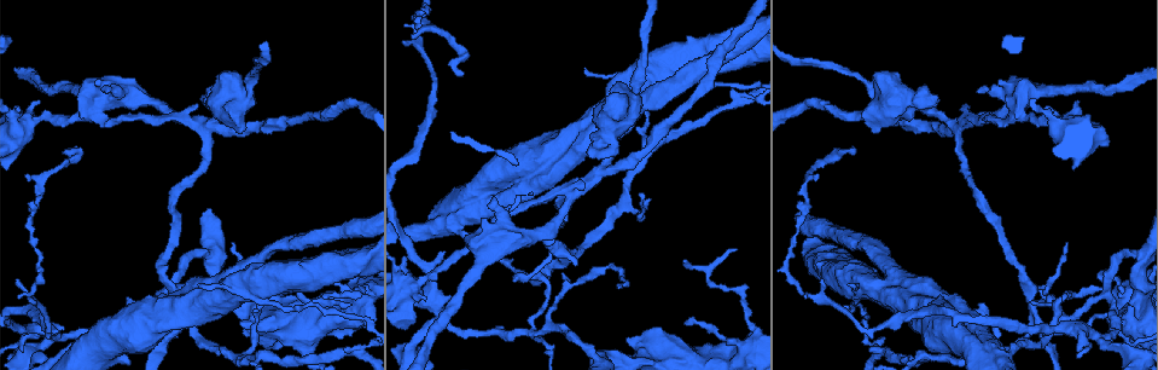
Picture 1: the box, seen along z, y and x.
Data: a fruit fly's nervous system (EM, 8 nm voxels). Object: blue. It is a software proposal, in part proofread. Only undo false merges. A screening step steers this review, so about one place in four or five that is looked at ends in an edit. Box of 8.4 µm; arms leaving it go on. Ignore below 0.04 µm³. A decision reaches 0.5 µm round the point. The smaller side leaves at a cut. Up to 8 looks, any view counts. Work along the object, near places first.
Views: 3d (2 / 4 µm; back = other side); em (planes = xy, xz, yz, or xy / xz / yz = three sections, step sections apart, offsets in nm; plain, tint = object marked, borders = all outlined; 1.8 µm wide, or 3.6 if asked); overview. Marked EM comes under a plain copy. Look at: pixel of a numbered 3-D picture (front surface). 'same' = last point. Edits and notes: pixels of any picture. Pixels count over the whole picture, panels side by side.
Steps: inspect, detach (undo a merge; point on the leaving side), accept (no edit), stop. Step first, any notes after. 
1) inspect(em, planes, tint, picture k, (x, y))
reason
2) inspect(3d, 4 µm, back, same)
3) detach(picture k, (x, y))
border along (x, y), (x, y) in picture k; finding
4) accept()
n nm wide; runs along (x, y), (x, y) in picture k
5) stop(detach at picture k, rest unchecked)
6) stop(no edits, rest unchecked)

inspect(em, 3.6 µm, xz, step 16, tint, picture 1, (895, 276))
sudden change in width

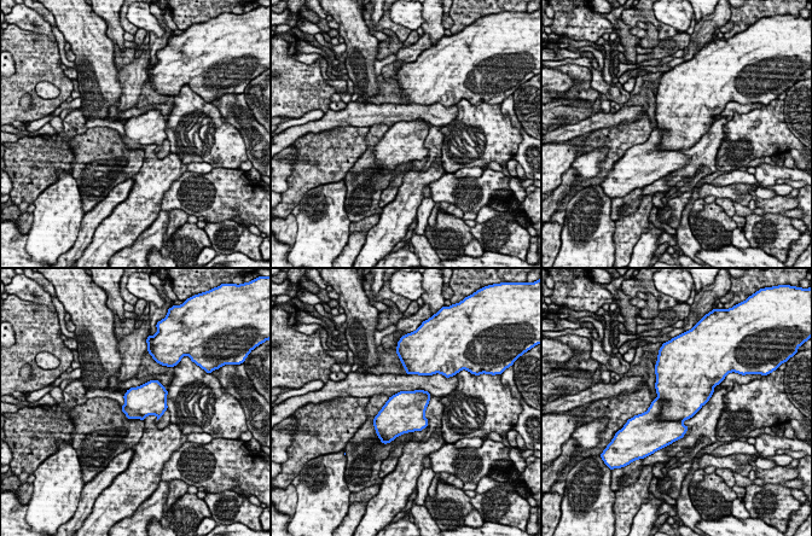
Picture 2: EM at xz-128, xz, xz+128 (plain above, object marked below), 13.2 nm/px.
inspect(em, 3.6 µm, xy, step 16, tint, same)
another direction

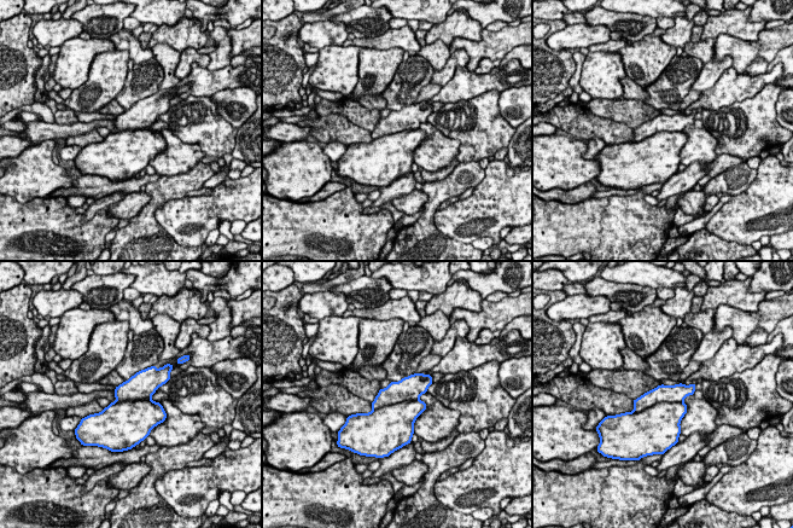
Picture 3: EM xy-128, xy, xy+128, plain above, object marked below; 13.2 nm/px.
accept()
one cell here

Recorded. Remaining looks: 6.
inspect(em, 3.6 µm, planes, tint, picture 1, (1133, 355))
sudden change in width

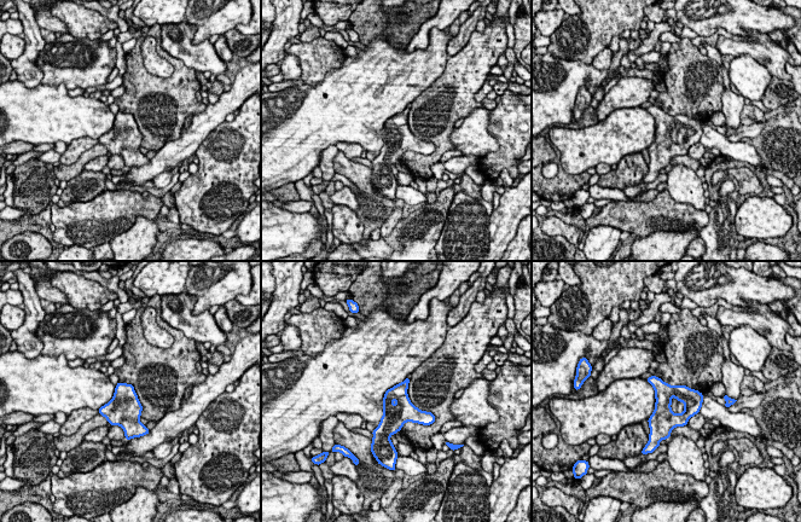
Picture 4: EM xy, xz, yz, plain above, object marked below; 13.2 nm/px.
accept()
one cell here

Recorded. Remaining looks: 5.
inspect(3d, 4 µm, picture 1, (207, 131))
four-way junction

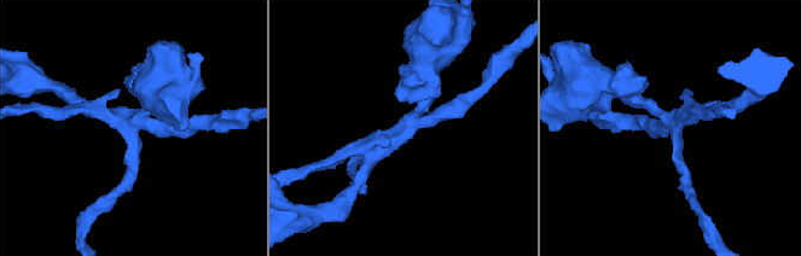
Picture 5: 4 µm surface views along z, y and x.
inspect(em, planes, tint, picture 5, (135, 130))
need the tissue

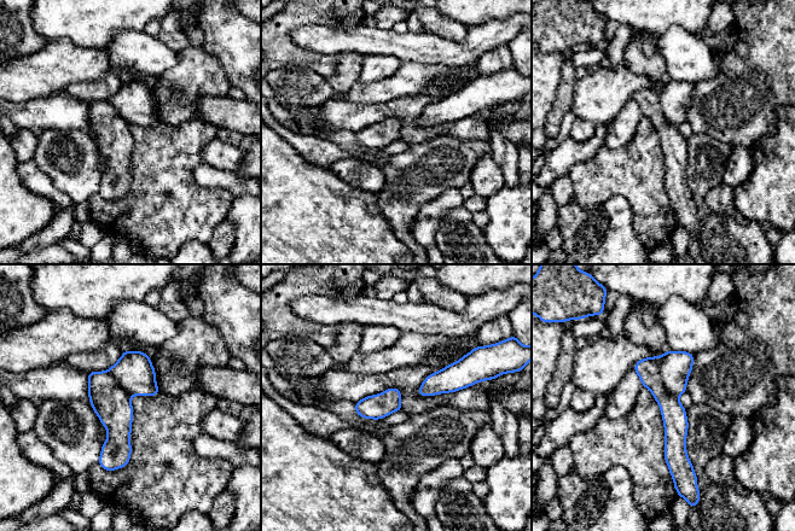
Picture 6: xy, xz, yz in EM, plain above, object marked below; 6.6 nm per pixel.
detach(picture 6, (673, 413))
160 nm wide; a second cell is stuck on

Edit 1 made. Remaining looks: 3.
stop(detach at picture 6, rest unchecked)

